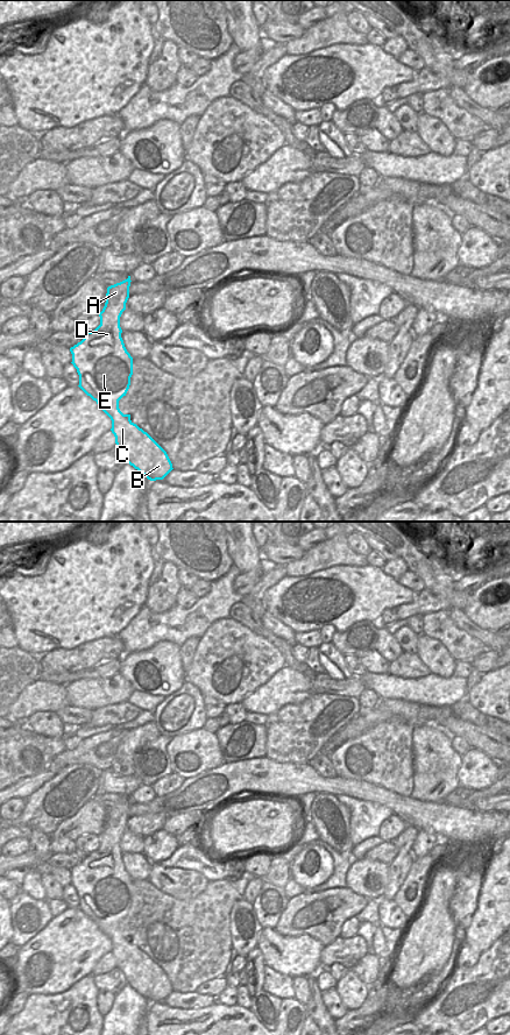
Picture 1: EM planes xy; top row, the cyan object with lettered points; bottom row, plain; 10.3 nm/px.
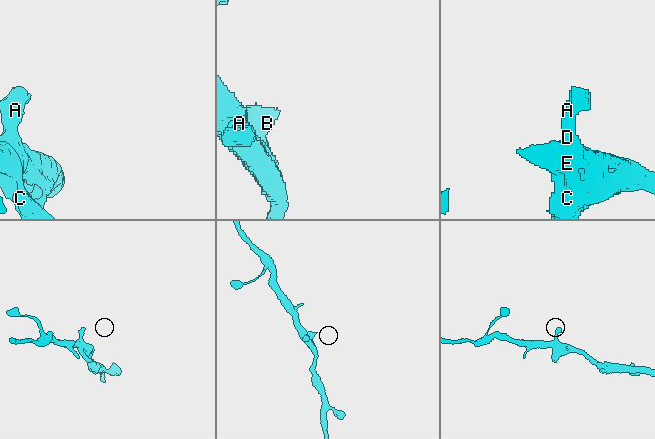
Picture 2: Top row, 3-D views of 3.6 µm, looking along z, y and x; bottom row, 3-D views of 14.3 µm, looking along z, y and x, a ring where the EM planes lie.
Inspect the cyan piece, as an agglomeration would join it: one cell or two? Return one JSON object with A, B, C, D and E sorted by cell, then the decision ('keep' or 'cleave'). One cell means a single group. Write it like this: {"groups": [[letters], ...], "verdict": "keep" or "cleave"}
{"groups": [["A", "B", "C", "D", "E"]], "verdict": "keep"}

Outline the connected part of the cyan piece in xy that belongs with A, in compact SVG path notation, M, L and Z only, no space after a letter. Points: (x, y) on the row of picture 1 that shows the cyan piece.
M128 276L127 279L107 288L106 303L99 313L100 325L94 331L86 332L84 339L70 348L71 363L79 375L78 387L111 418L115 444L125 452L127 462L148 480L156 481L163 480L173 469L167 452L130 420L130 414L123 414L119 409L119 400L126 396L133 375L133 357L125 347L120 327L120 317L129 298L130 282Z

